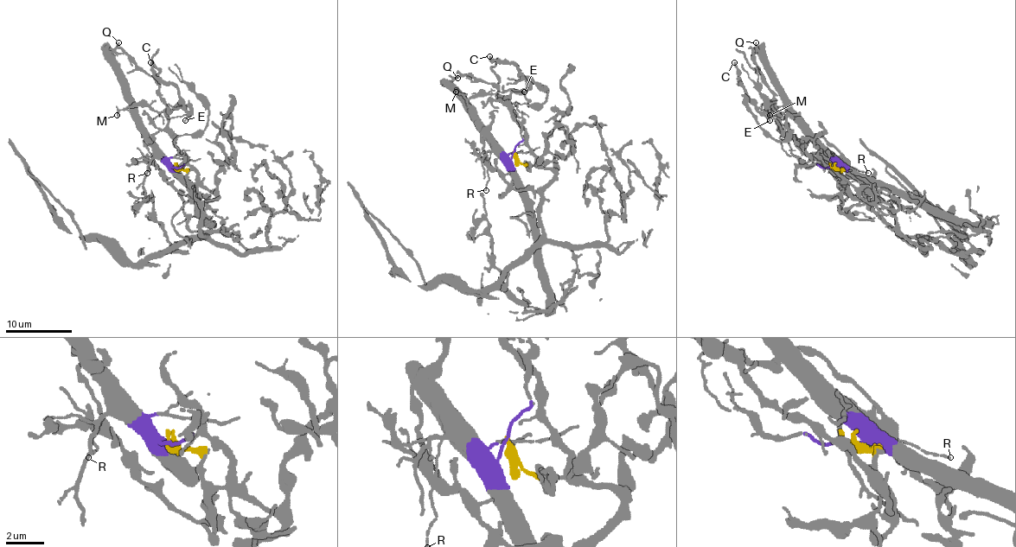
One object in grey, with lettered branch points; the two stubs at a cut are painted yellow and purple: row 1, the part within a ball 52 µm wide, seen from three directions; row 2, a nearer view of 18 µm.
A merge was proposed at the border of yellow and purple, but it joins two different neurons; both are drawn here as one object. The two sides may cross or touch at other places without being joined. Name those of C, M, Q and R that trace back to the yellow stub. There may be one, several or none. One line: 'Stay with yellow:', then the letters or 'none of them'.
Stay with yellow: C

